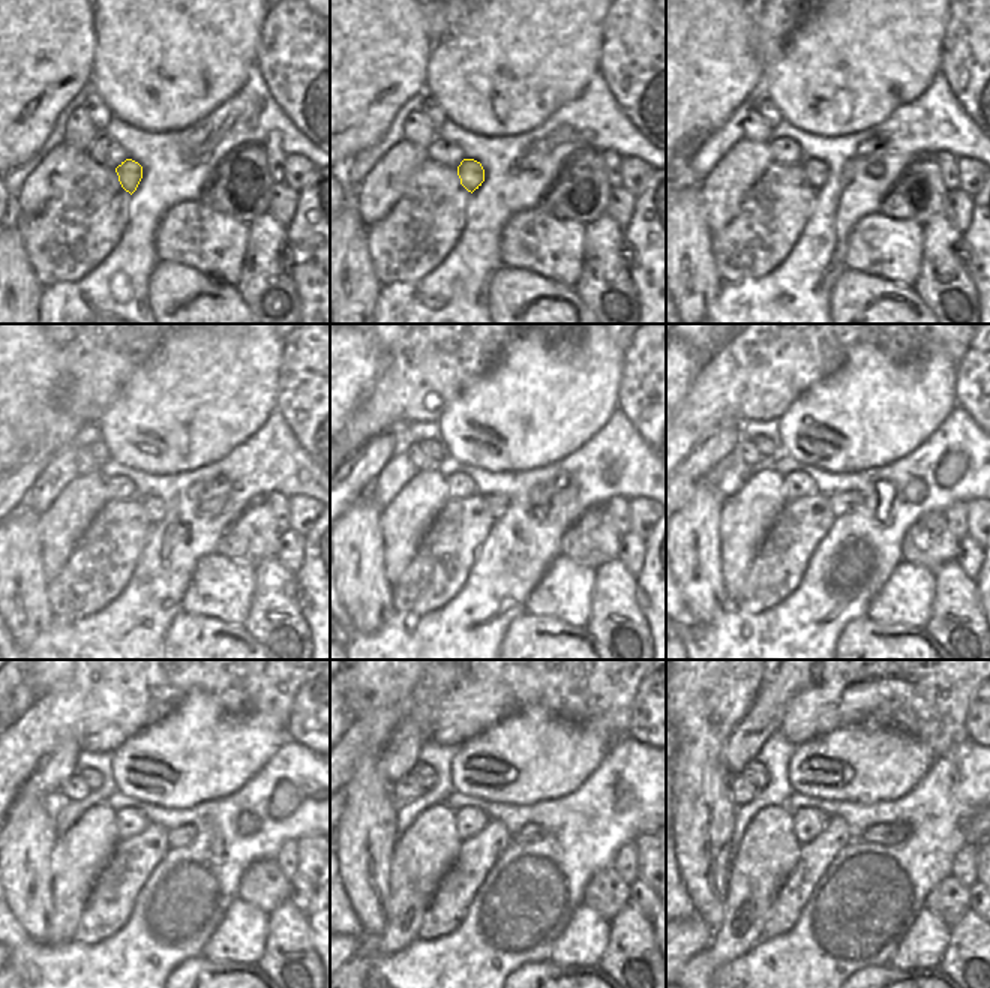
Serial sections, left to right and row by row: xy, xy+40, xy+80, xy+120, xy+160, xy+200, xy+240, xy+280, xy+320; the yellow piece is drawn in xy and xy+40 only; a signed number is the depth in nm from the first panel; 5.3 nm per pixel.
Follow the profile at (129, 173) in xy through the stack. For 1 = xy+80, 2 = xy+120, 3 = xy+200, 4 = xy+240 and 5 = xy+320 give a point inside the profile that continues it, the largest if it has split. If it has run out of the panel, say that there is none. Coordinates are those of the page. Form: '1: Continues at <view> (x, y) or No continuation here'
1: Continues at xy+80 (816, 173)
2: Continues at xy+120 (153, 507)
3: Continues at xy+200 (842, 502)
4: Continues at xy+240 (183, 835)
5: Continues at xy+320 (881, 834).

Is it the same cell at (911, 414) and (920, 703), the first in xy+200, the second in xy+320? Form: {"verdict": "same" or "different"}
{"verdict": "different"}

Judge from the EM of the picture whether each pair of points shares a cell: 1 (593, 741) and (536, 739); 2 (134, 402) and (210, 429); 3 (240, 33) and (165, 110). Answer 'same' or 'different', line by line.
1: same
2: same
3: same

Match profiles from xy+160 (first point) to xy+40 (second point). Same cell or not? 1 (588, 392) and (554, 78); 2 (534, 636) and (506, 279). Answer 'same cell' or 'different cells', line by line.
1: same cell
2: same cell

